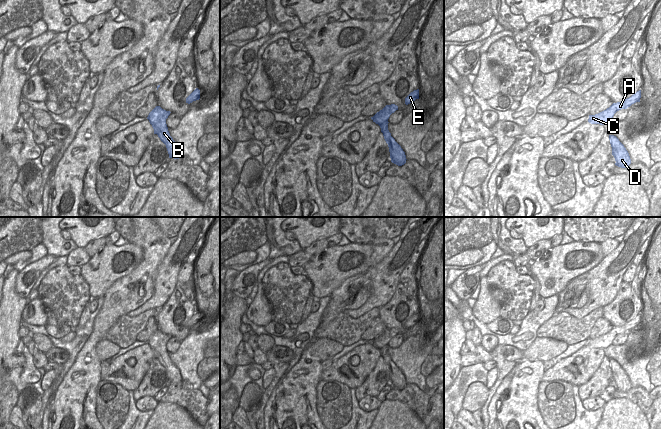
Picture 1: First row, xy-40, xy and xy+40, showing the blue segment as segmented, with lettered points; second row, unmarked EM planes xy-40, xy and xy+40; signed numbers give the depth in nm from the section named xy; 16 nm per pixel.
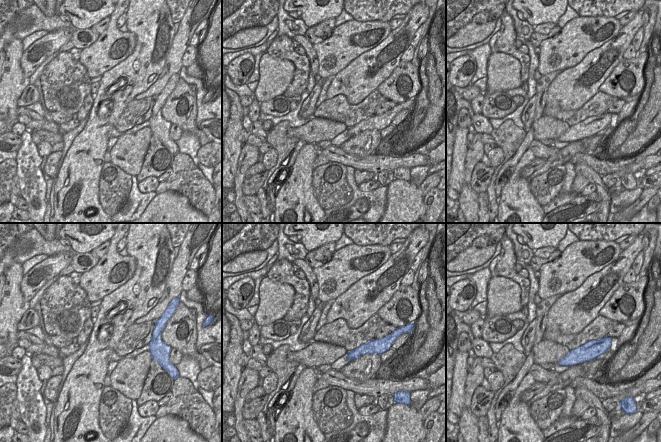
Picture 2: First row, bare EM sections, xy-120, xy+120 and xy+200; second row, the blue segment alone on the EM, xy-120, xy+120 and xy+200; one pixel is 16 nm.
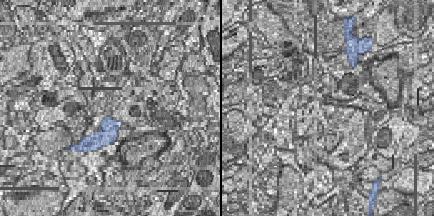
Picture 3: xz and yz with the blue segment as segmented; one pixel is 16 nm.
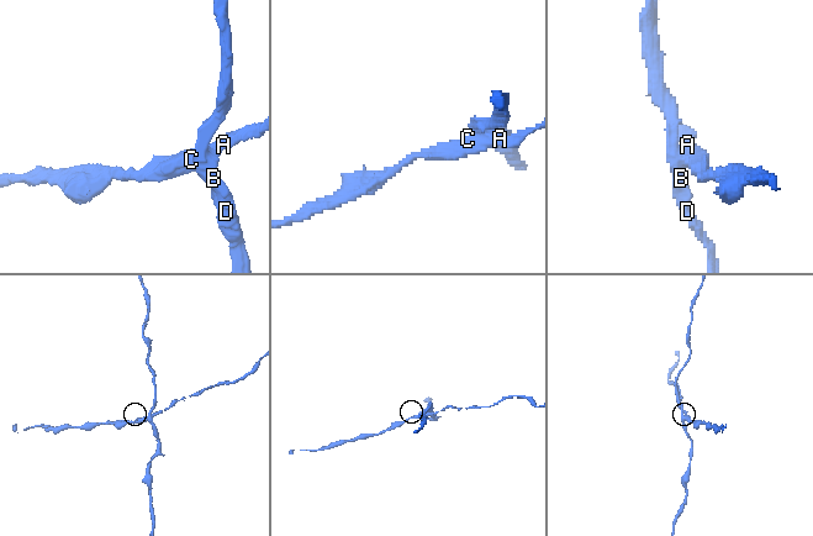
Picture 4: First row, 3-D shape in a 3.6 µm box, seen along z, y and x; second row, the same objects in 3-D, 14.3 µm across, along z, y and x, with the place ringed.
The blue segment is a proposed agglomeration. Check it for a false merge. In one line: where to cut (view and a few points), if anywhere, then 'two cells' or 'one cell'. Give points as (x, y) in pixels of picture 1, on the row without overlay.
xy (387, 344), (379, 349) | two cells

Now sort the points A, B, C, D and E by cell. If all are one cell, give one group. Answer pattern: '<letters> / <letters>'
A C E / B D

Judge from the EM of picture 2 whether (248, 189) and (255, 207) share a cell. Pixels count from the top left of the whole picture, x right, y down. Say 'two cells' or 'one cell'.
two cells

